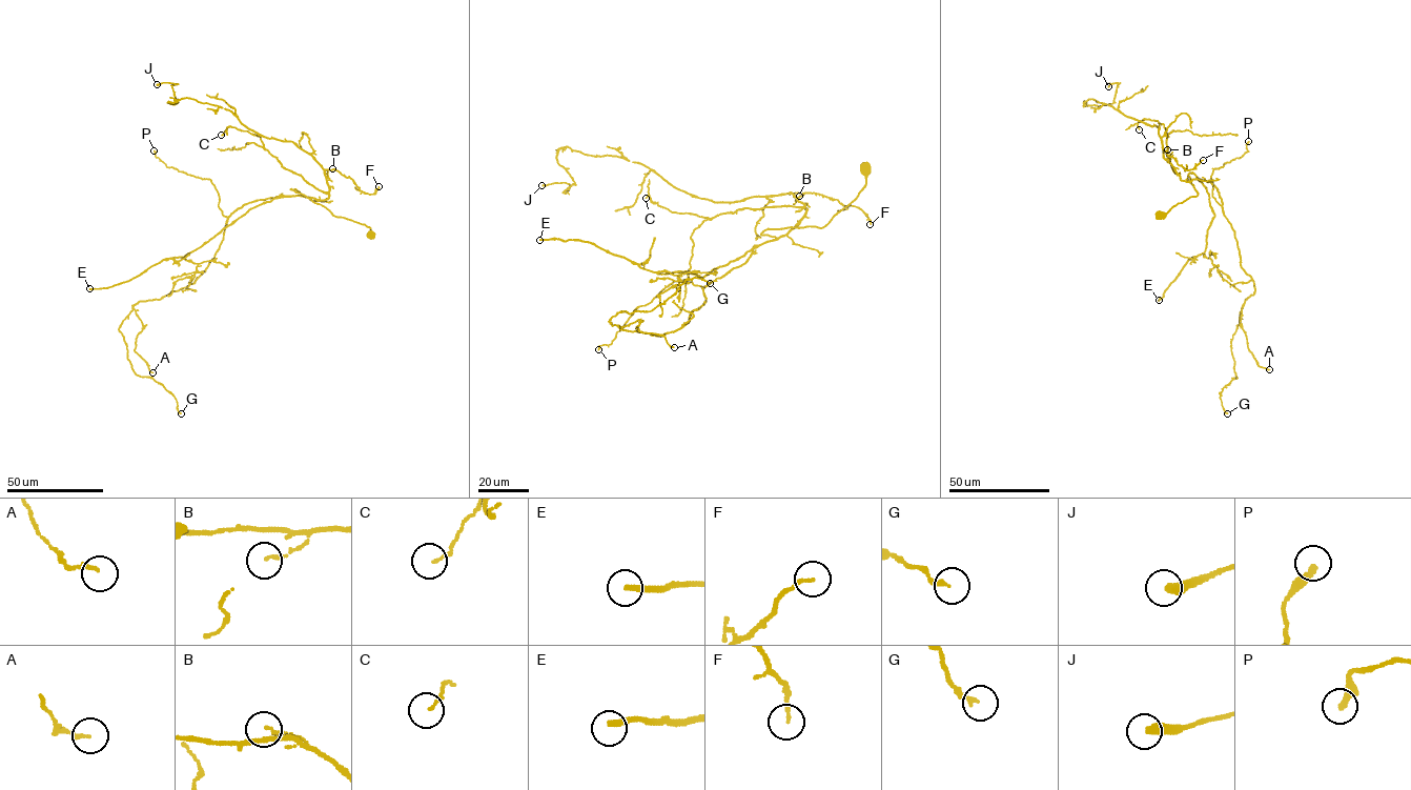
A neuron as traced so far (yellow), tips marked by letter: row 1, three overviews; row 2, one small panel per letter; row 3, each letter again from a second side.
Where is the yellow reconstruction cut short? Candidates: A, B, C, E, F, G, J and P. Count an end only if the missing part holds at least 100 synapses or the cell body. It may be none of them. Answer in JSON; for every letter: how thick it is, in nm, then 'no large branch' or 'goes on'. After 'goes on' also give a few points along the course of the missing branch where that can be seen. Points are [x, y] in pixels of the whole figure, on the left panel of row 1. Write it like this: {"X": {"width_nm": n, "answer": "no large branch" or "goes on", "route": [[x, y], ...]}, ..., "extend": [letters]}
{"A": {"width_nm": 130, "answer": "no large branch"}, "B": {"width_nm": 140, "answer": "no large branch"}, "C": {"width_nm": 100, "answer": "no large branch"}, "E": {"width_nm": 240, "answer": "goes on"}, "F": {"width_nm": 130, "answer": "no large branch"}, "G": {"width_nm": 170, "answer": "no large branch"}, "J": {"width_nm": 400, "answer": "no large branch"}, "P": {"width_nm": 280, "answer": "no large branch"}, "extend": ["E"]}

